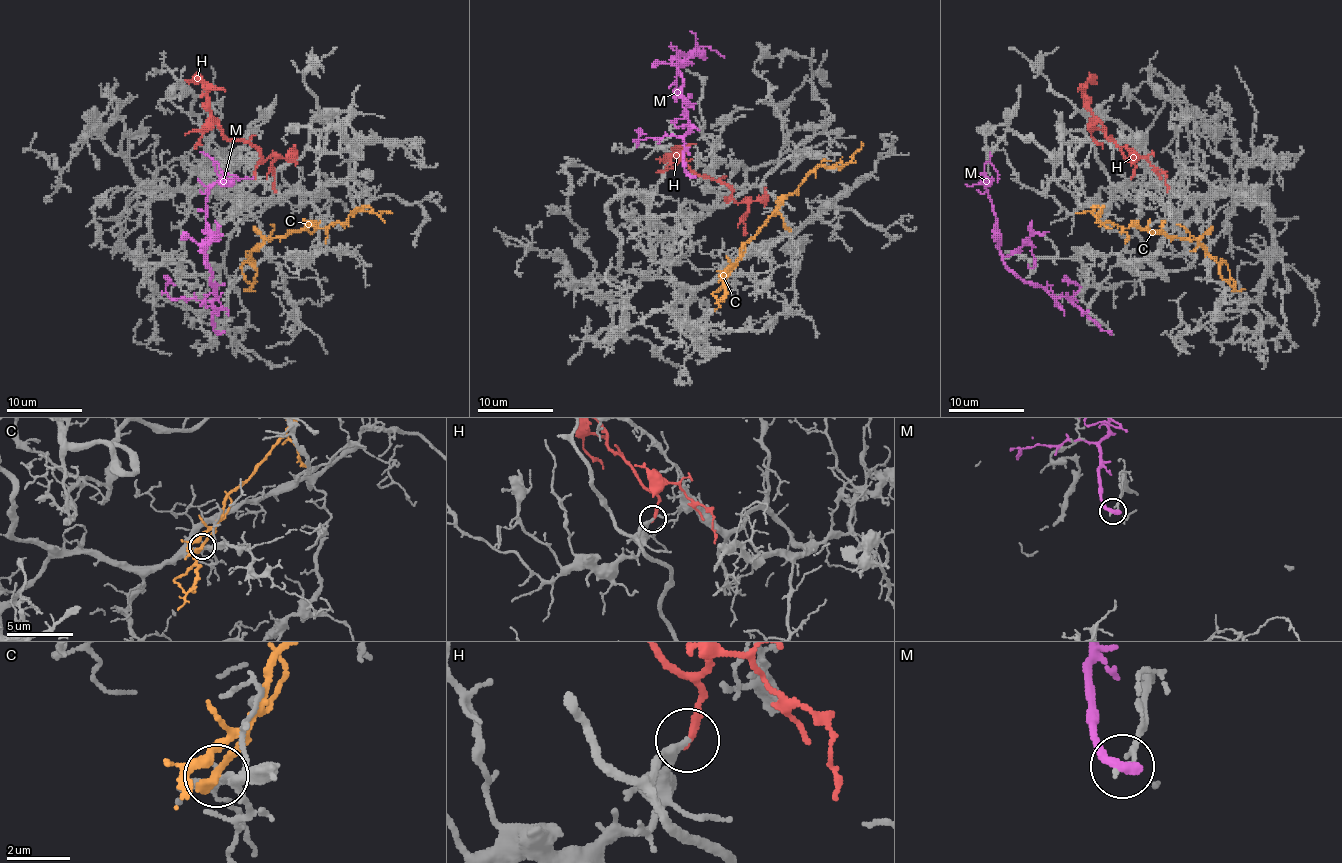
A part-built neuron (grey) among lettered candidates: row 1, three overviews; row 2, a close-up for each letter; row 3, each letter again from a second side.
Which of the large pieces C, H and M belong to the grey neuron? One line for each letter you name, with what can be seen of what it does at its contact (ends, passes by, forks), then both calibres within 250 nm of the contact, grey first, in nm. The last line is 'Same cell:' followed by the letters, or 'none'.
H: it ends there; 240 nm thick on the grey side, 260 nm on the other
Same cell: H

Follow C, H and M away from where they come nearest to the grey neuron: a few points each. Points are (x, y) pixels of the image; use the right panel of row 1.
C: (1209, 232), (1184, 239), (1134, 226), (1123, 228), (1098, 218), (1100, 211), (1094, 215), (1075, 213)
H: (1131, 177), (1134, 165), (1112, 140), (1089, 106), (1085, 87), (1093, 80)
M: (1110, 333), (1064, 296), (1051, 296), (1022, 281), (1005, 264), (988, 194), (988, 161), (997, 182)

